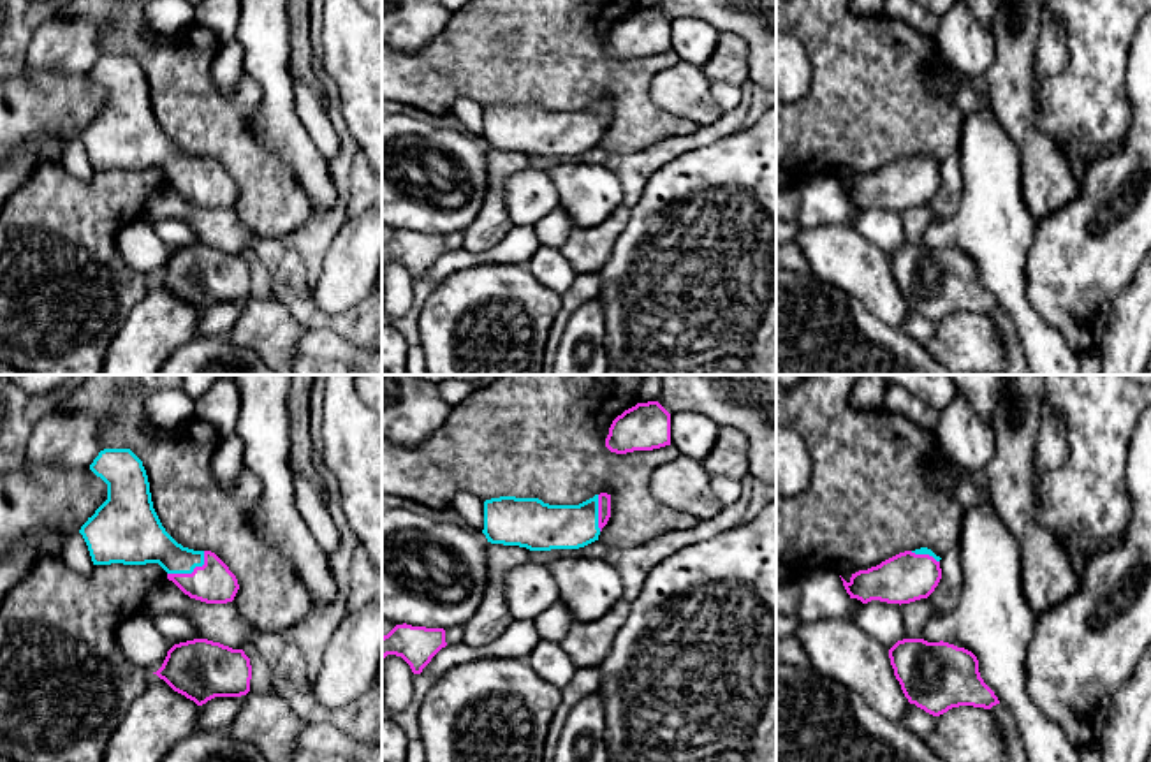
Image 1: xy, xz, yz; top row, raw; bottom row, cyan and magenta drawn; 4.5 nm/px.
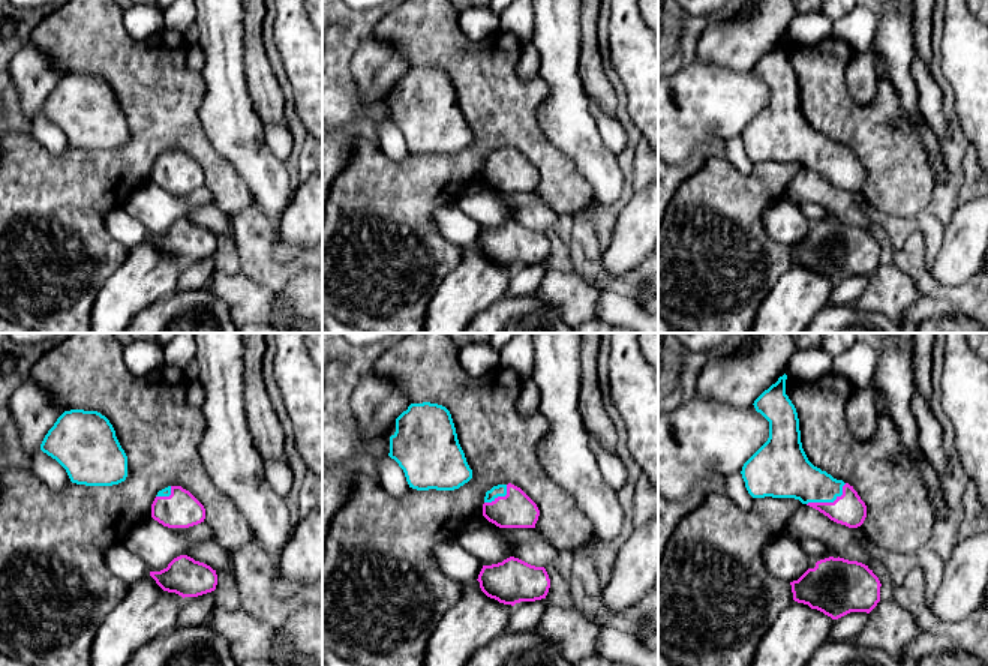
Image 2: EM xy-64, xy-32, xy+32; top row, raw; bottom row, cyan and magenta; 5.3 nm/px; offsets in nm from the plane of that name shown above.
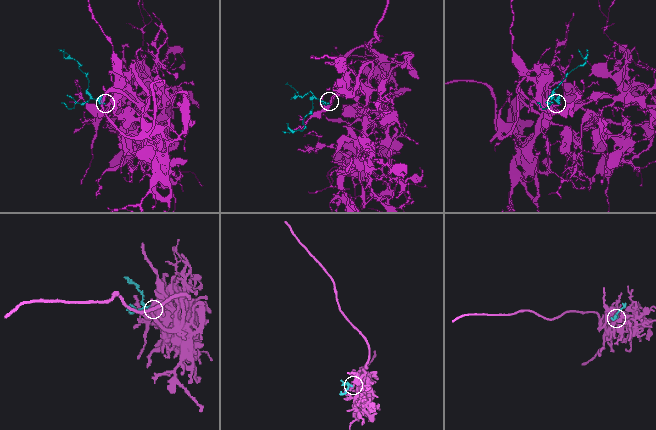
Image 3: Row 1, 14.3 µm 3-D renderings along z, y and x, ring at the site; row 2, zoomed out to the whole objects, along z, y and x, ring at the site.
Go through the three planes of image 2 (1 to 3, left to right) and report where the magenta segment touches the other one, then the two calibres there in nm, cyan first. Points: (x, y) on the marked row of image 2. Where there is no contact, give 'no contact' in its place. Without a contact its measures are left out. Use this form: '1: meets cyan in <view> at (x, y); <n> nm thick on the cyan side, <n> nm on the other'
1: meets cyan in xy-64 at (167, 495); 50 nm thick on the cyan side, 190 nm on the other
2: meets cyan in xy-32 at (499, 495); 60 nm thick on the cyan side, 190 nm on the other
3: meets cyan in xy+32 at (829, 501); 240 nm thick on the cyan side, 170 nm on the other

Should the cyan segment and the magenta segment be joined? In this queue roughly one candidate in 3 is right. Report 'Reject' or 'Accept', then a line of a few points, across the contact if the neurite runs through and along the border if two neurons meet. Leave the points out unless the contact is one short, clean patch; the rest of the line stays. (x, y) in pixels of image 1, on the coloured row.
Accept. Line: xy (146, 541), (164, 549), (190, 572), (201, 574), (213, 583)

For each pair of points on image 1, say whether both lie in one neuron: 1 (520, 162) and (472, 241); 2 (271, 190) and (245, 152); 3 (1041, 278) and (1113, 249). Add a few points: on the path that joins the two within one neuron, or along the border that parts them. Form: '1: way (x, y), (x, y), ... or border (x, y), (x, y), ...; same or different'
1: way (498, 178), (495, 182), (493, 220); same
2: way (264, 182), (245, 161); same
3: way (1058, 278), (1095, 249); same

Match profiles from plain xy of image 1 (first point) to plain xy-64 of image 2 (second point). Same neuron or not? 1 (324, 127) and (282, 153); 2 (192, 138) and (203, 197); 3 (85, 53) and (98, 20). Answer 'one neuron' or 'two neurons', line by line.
1: one neuron
2: two neurons
3: two neurons

